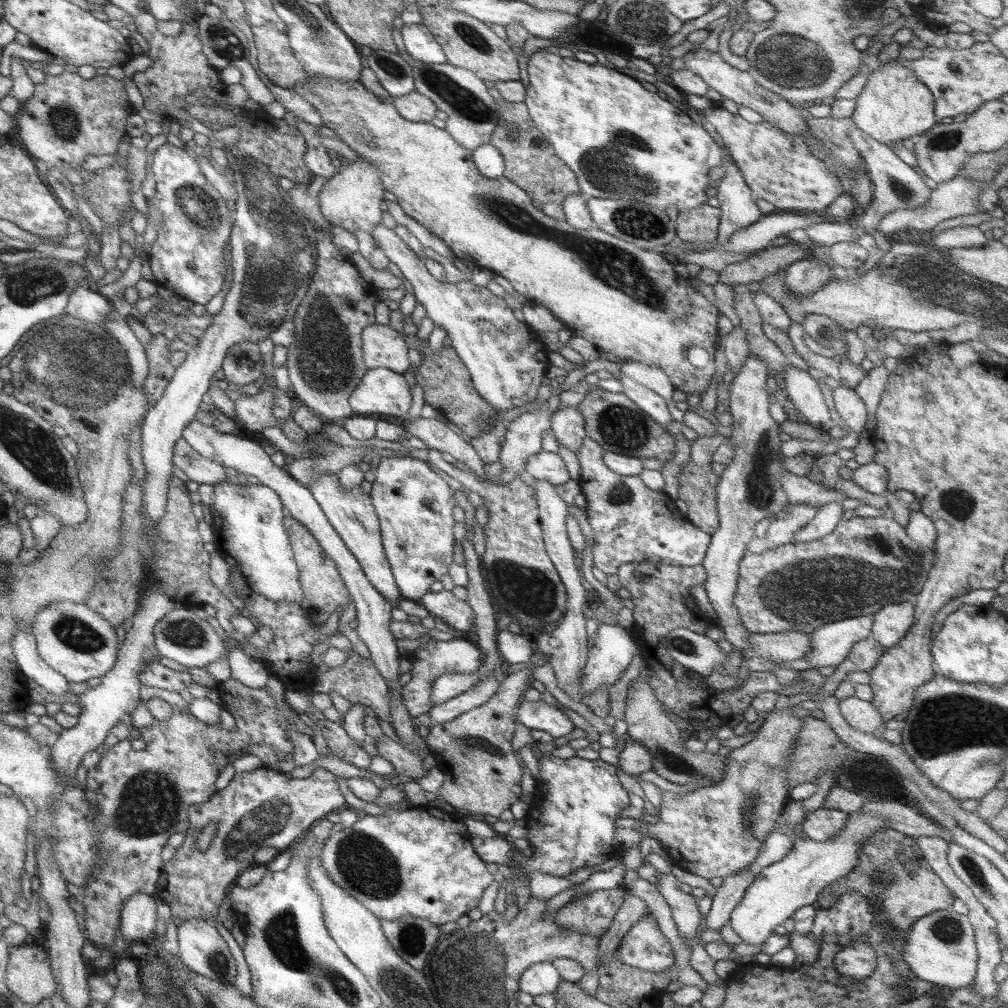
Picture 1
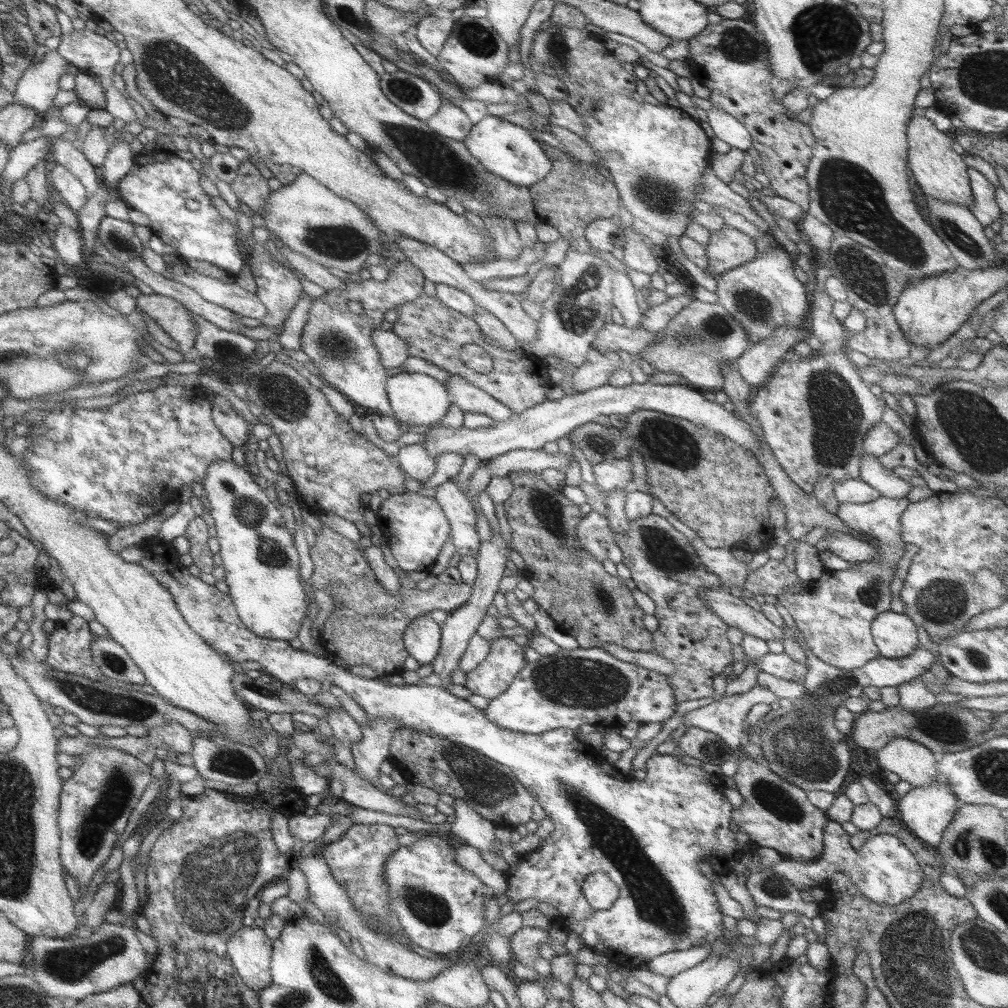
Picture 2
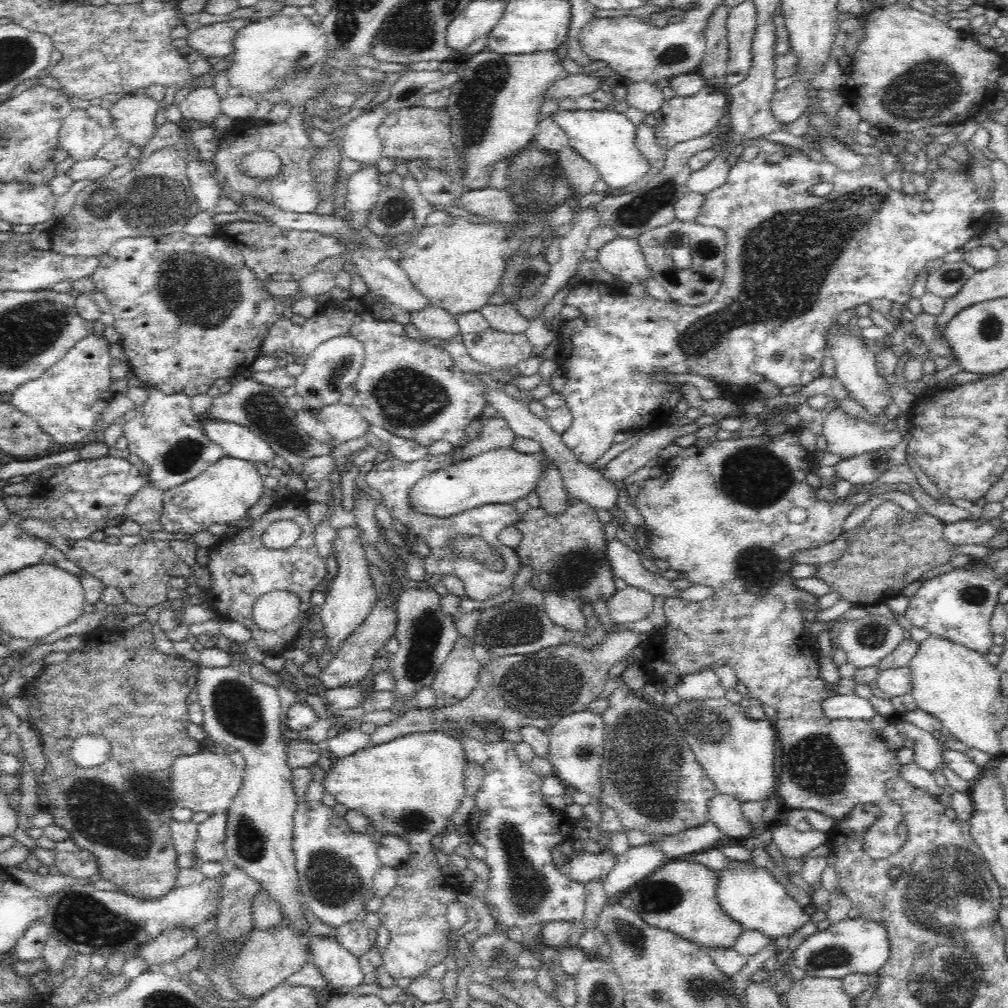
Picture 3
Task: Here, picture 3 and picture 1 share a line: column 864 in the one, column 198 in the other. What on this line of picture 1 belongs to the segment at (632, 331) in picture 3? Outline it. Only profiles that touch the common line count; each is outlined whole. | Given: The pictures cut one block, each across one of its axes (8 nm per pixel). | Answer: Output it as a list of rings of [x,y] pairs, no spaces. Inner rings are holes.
[[[163,144],[153,152],[151,166],[147,166],[155,178],[155,194],[145,200],[147,208],[159,214],[157,238],[149,248],[151,280],[167,290],[173,290],[179,298],[195,304],[207,304],[219,290],[225,278],[223,248],[231,236],[231,214],[219,192],[201,174],[197,160],[187,152]]]

